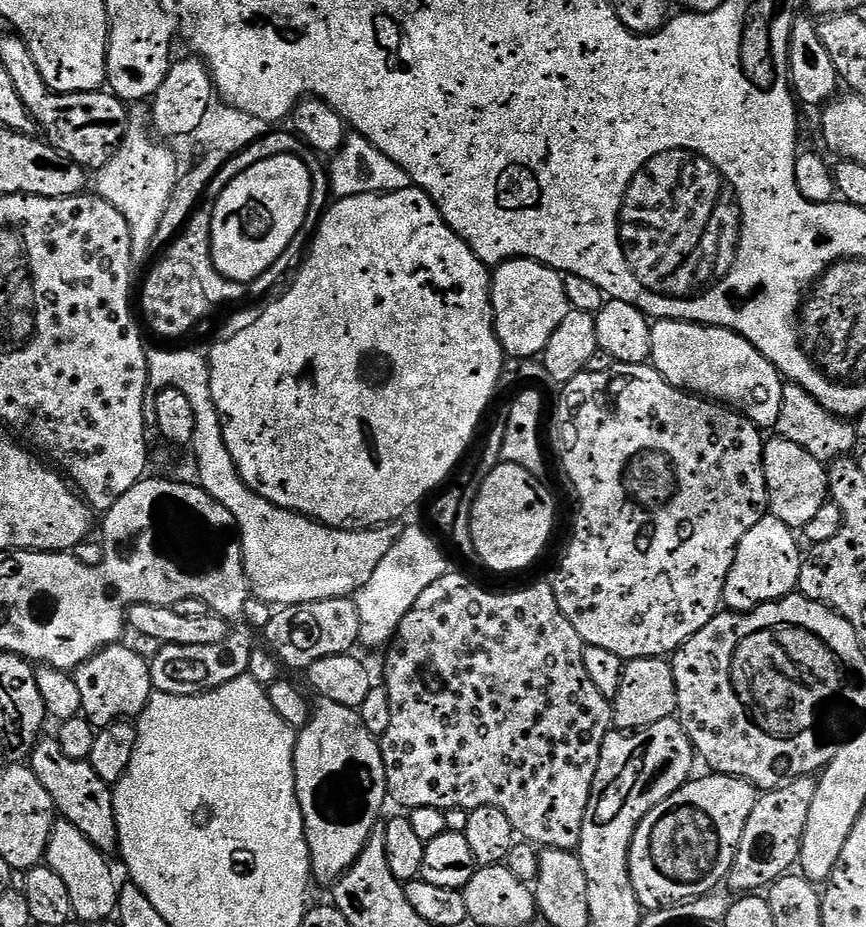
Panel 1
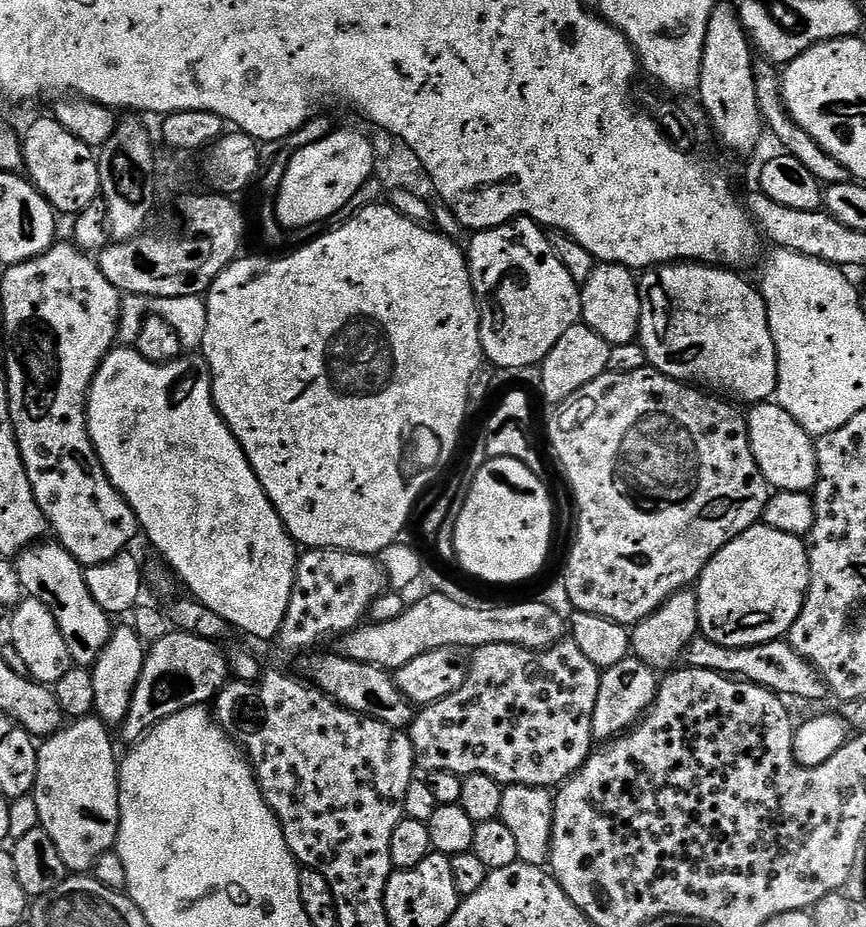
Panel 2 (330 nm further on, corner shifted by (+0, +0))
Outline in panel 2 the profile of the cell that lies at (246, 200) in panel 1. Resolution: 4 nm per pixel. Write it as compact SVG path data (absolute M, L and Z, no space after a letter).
M340 128L305 148L294 151L288 157L286 174L282 178L280 189L276 191L276 217L286 230L308 228L311 224L320 224L331 216L336 216L360 191L364 183L372 176L376 168L376 148L356 128Z

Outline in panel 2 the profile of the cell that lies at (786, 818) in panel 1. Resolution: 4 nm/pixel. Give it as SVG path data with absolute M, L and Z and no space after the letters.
M697 636L688 644L683 659L691 668L714 670L727 676L746 679L749 683L762 685L784 698L798 696L802 700L822 700L830 694L813 665L782 638L753 647L726 647Z

